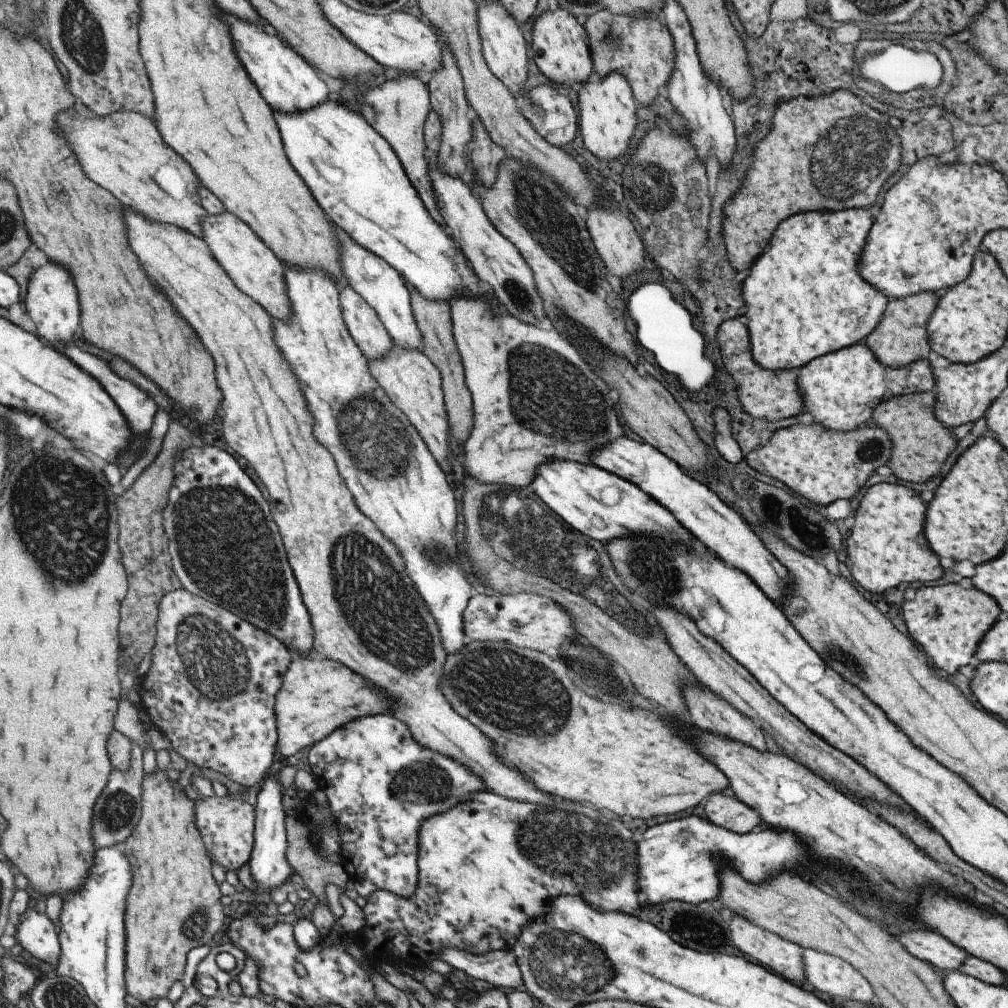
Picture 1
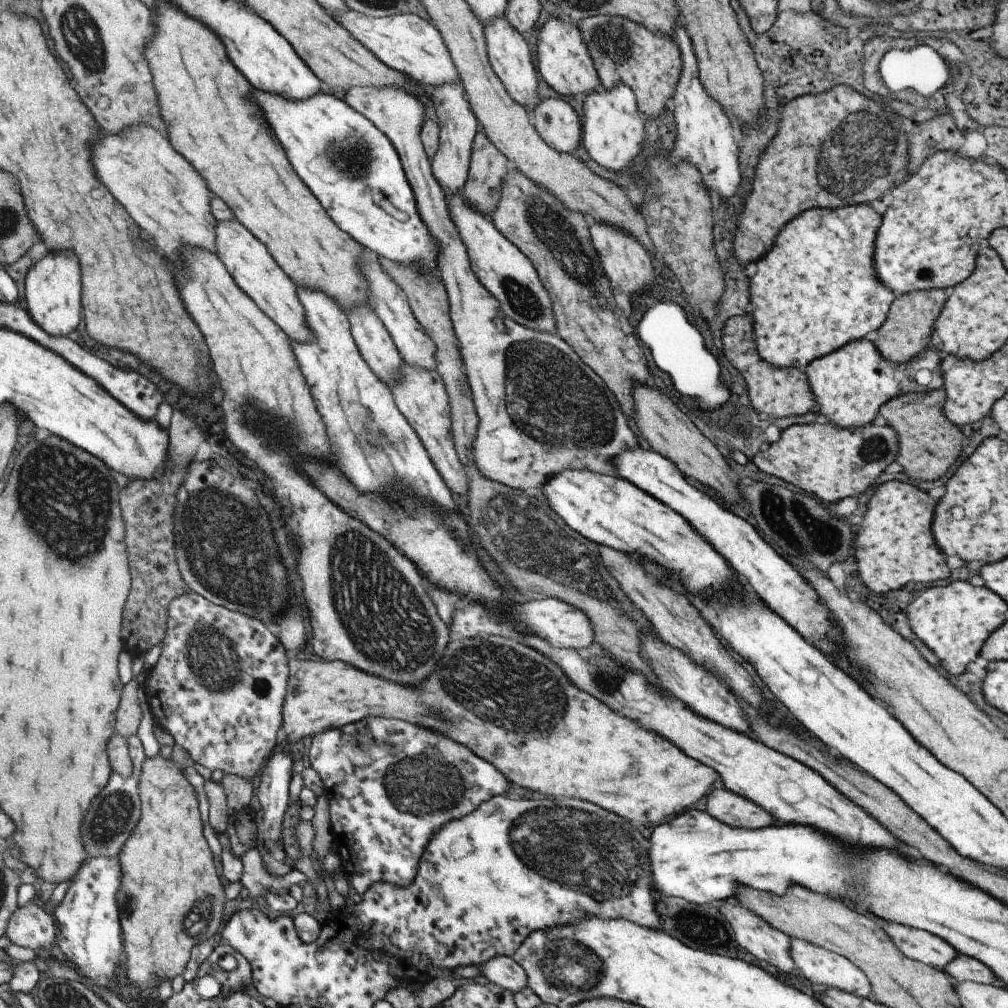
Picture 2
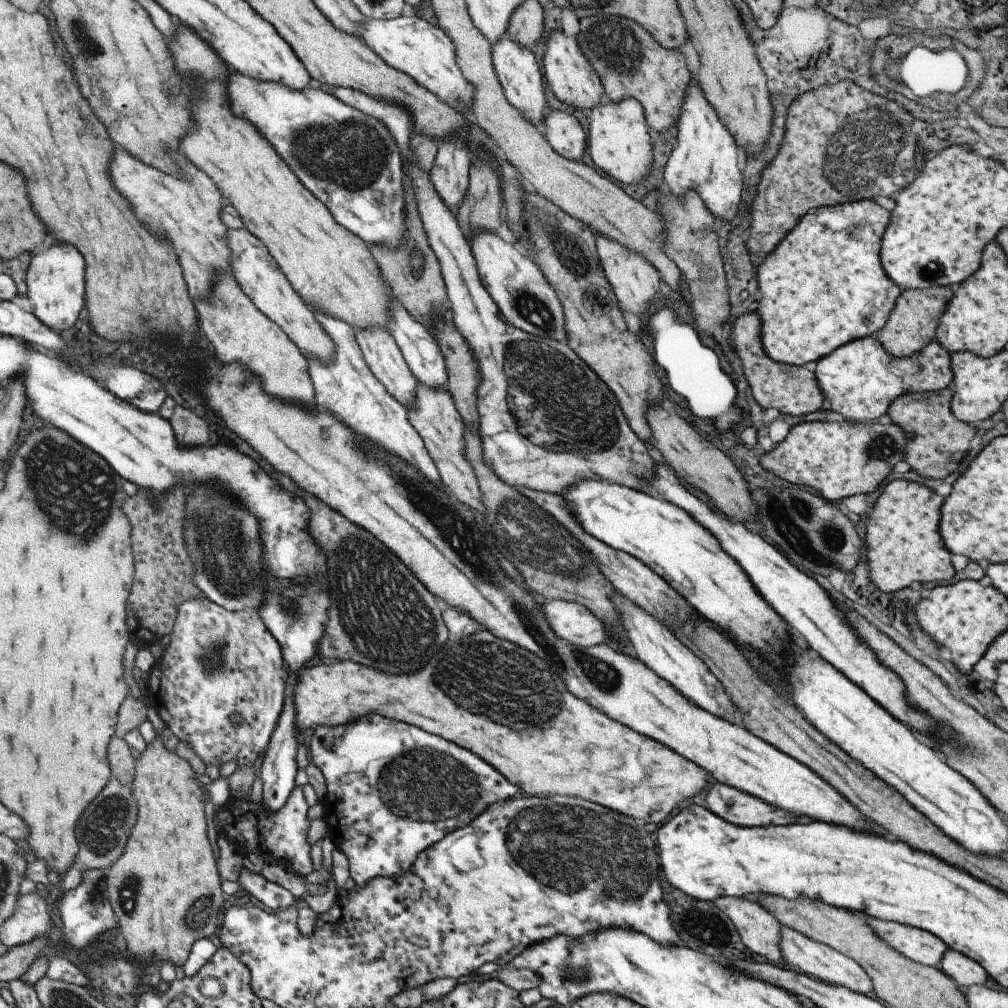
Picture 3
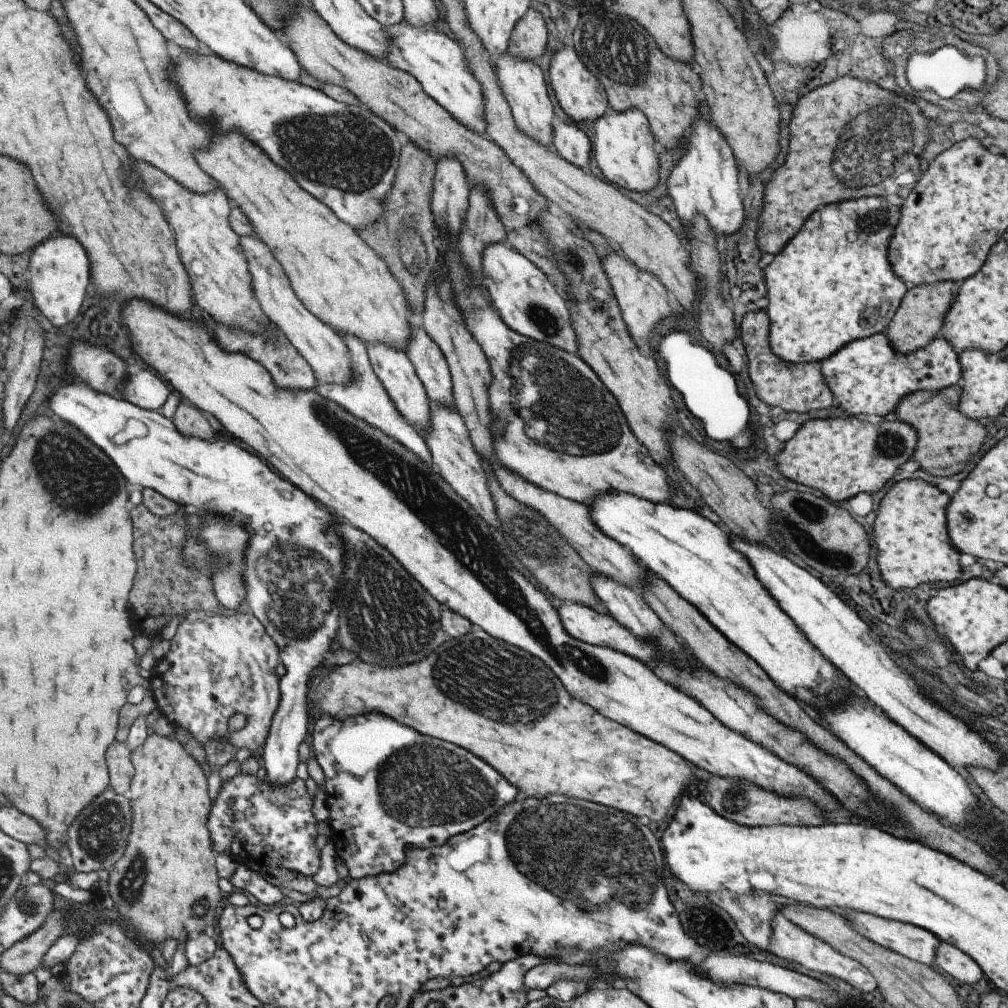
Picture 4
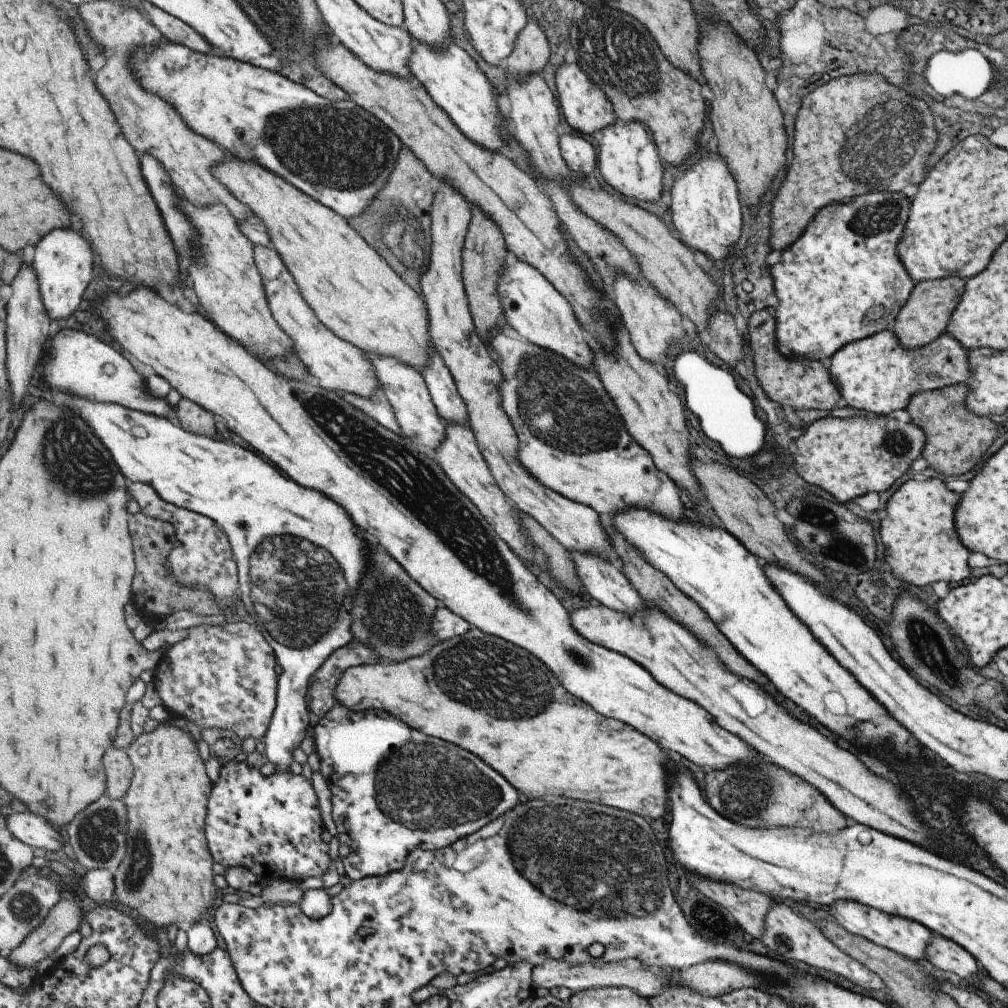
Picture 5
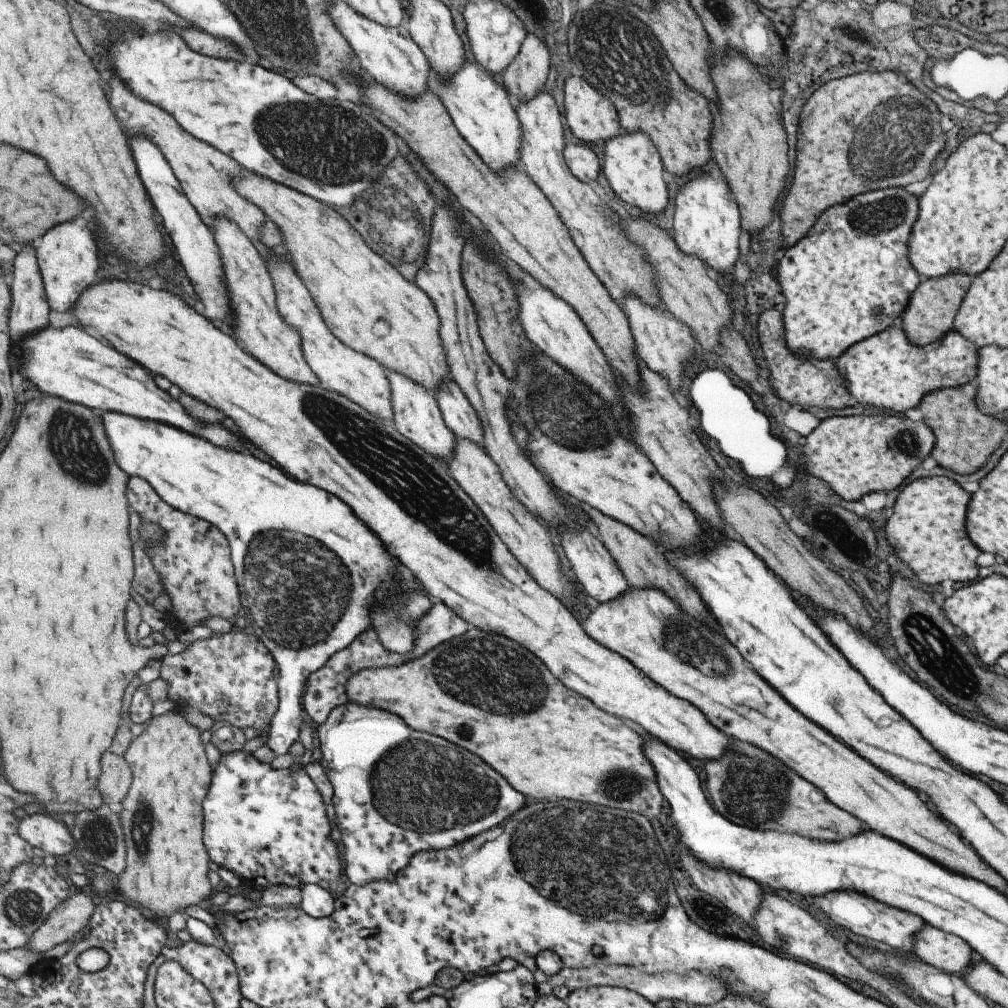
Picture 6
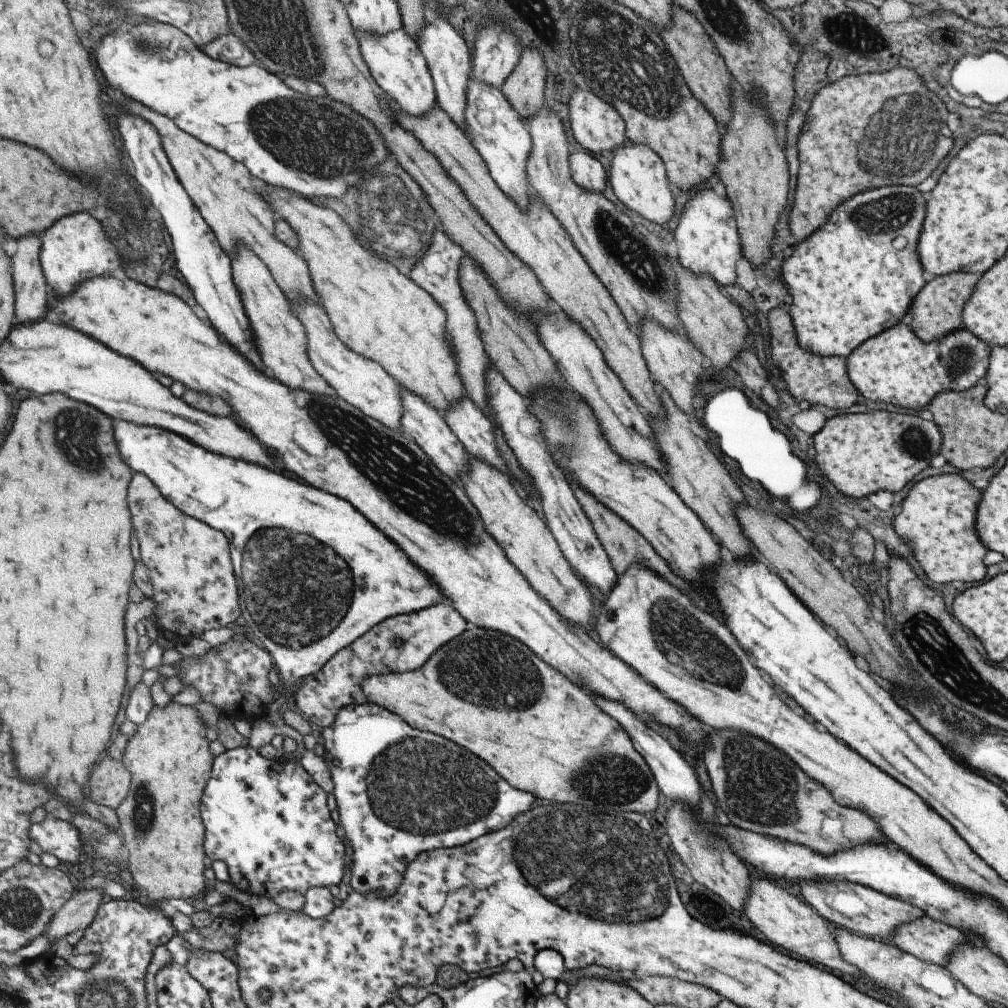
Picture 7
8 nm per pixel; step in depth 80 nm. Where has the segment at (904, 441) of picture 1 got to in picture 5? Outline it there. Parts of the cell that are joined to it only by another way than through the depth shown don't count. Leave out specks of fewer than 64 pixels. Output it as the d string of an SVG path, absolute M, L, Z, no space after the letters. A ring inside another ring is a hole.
M966 383L949 385L939 390L921 391L912 396L905 408L910 414L911 422L921 427L925 435L926 441L920 456L943 479L969 472L987 447L991 446L991 442L999 436L996 424L988 417L980 417L968 411L965 402L967 393Z

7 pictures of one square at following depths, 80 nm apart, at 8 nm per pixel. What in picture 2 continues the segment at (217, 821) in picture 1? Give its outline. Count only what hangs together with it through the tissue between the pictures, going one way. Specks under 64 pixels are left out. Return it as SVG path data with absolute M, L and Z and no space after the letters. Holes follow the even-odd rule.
M250 808L230 812L228 825L224 832L229 836L231 850L241 858L247 850L256 848L258 840L257 812Z

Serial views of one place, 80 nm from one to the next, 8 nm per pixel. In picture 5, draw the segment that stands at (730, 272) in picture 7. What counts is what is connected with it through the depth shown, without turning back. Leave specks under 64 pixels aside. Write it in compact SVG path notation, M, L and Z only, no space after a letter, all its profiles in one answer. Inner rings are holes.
M720 155L715 156L715 160L707 156L691 166L675 179L670 193L671 224L679 238L687 247L699 250L709 260L726 259L728 250L740 235L742 208L733 177Z

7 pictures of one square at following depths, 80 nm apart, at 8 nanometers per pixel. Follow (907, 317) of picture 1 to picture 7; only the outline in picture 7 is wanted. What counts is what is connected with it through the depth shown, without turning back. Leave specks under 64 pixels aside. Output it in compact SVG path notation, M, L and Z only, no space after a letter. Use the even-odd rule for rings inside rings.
M965 271L927 278L927 282L919 289L910 304L911 323L909 326L913 334L916 334L917 338L923 342L931 342L961 328L963 305L971 296L978 278L979 276L975 273Z

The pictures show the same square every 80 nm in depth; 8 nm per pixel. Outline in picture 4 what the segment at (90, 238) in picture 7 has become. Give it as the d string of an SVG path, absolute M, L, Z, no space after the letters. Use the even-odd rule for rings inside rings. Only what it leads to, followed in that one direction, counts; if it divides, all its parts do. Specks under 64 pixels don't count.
M53 236L49 242L43 242L37 250L32 251L30 264L30 290L34 296L35 306L45 314L55 326L65 326L83 308L91 284L91 262L87 250L73 236Z

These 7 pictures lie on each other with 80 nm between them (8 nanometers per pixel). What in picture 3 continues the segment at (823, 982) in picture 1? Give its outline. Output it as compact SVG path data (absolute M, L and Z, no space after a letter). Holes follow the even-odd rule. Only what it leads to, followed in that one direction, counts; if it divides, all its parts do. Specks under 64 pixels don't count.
M780 925L778 949L780 950L781 958L785 960L785 964L791 964L791 966L799 968L801 973L813 979L845 986L845 988L849 988L853 992L859 992L859 994L867 994L871 990L871 980L868 974L854 960L833 950L830 946L807 938L788 926Z

